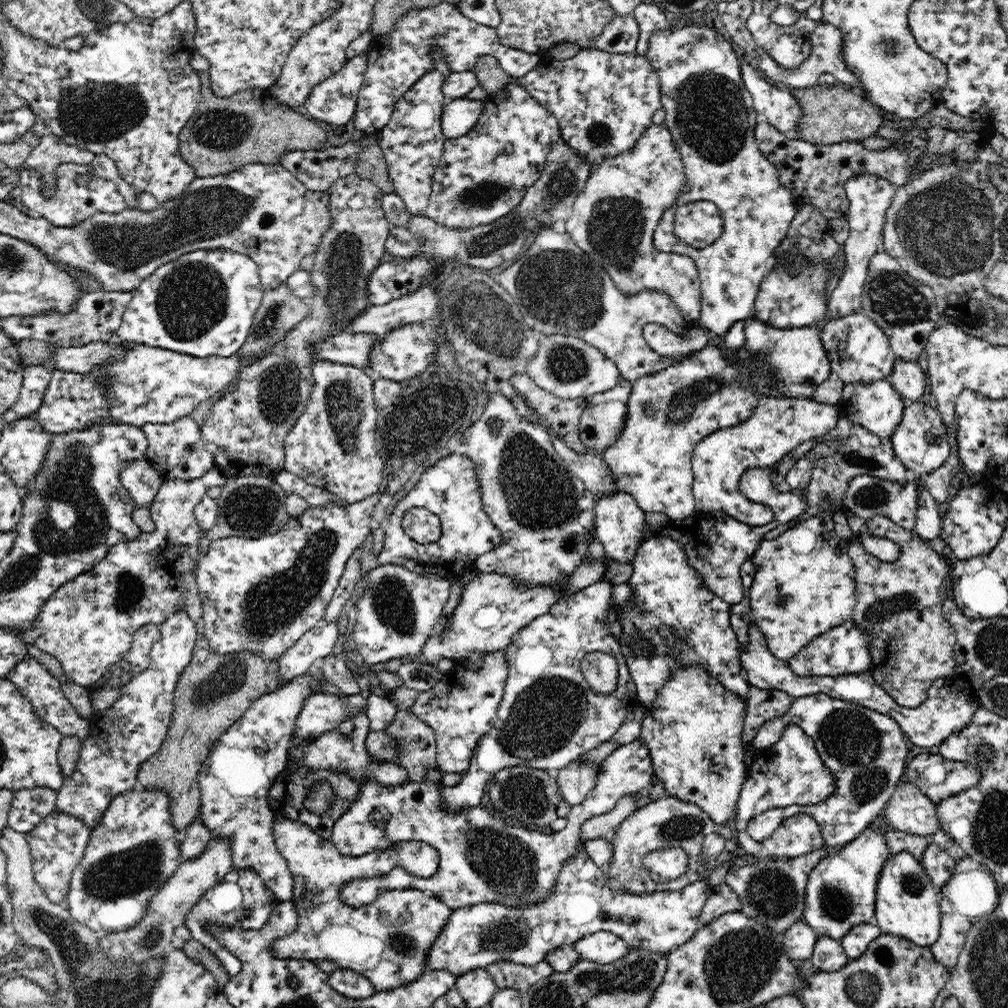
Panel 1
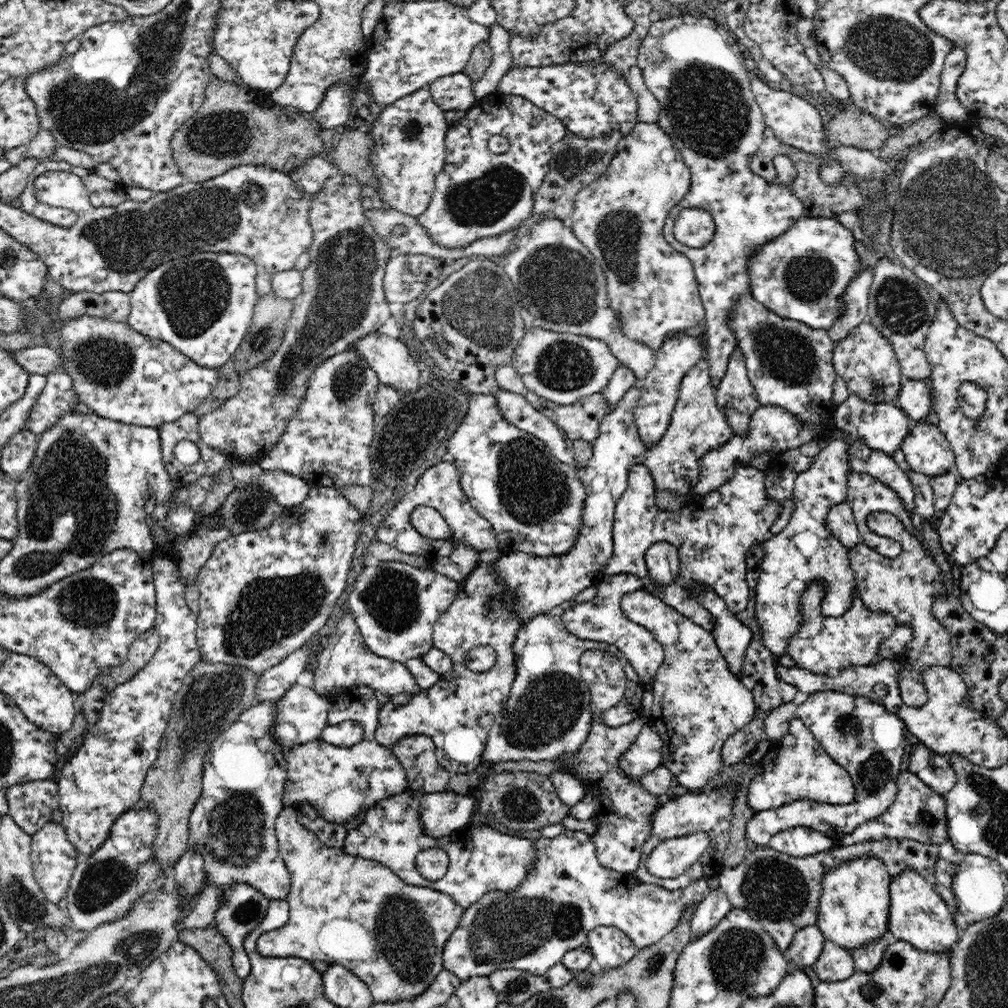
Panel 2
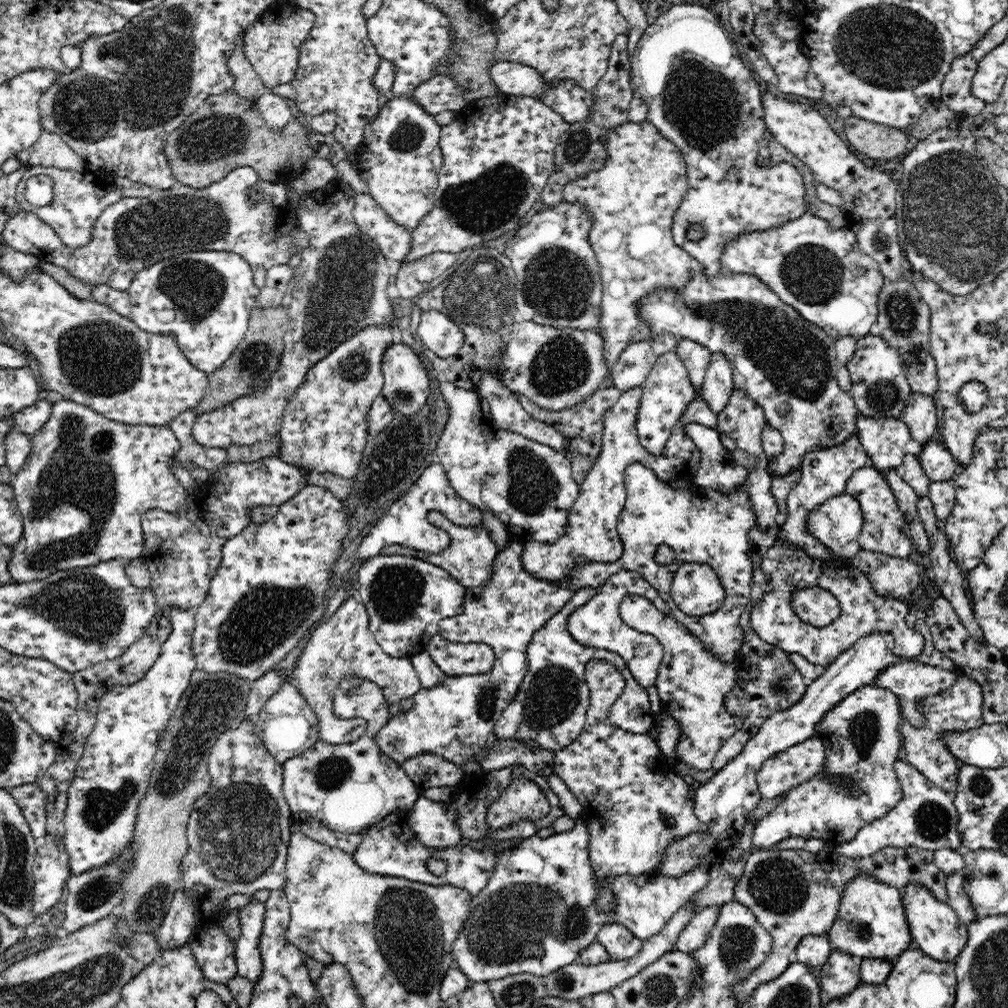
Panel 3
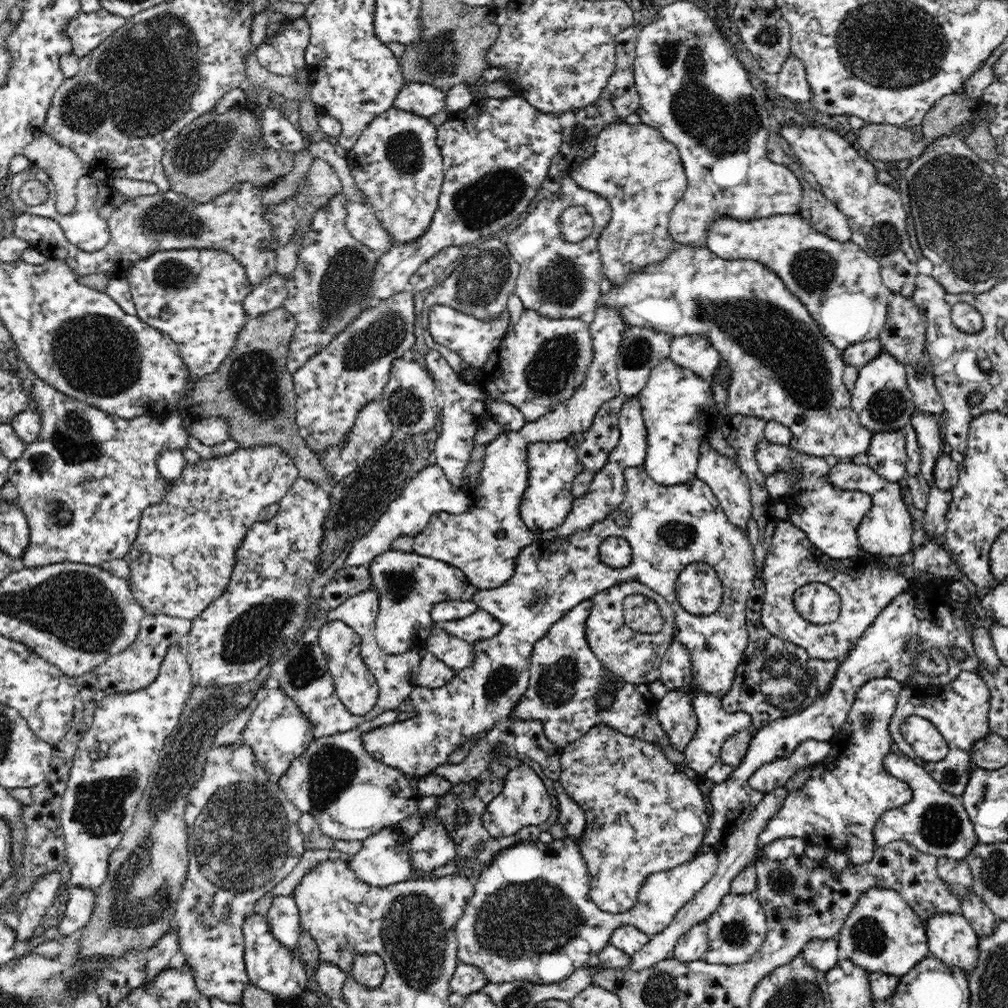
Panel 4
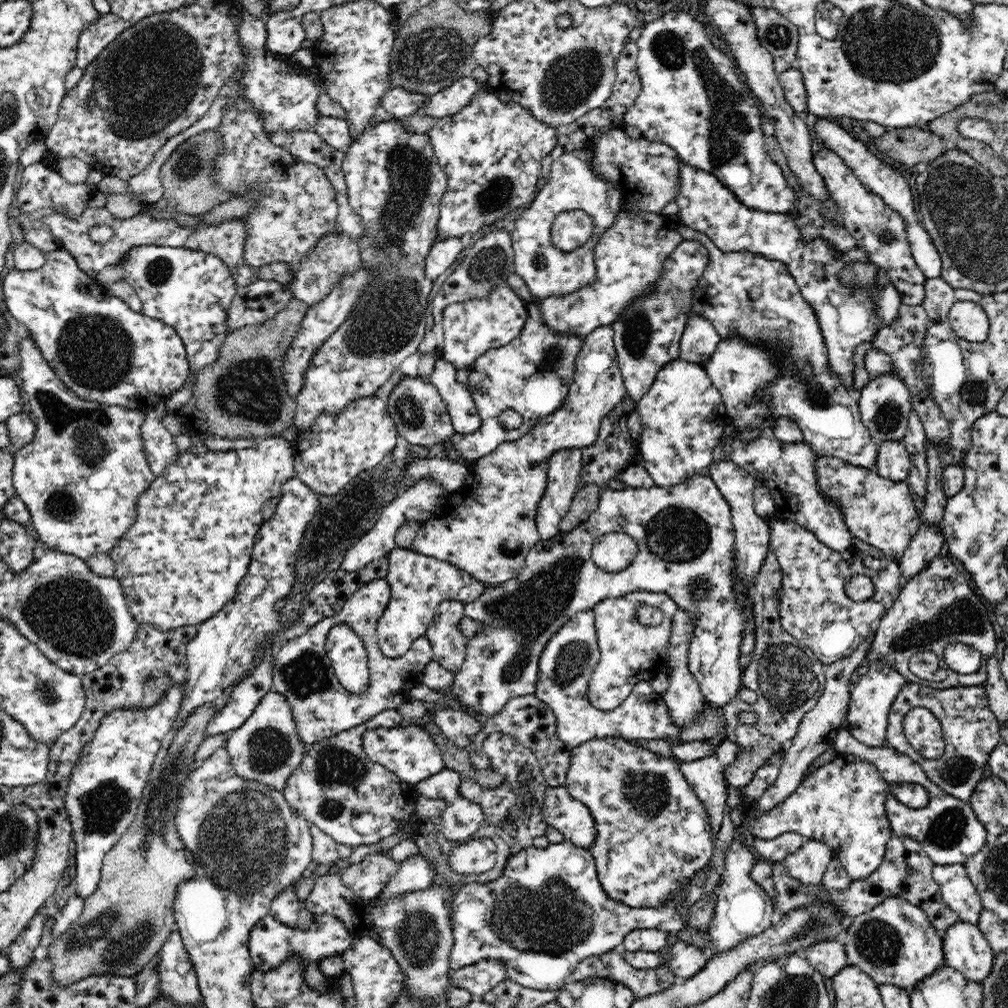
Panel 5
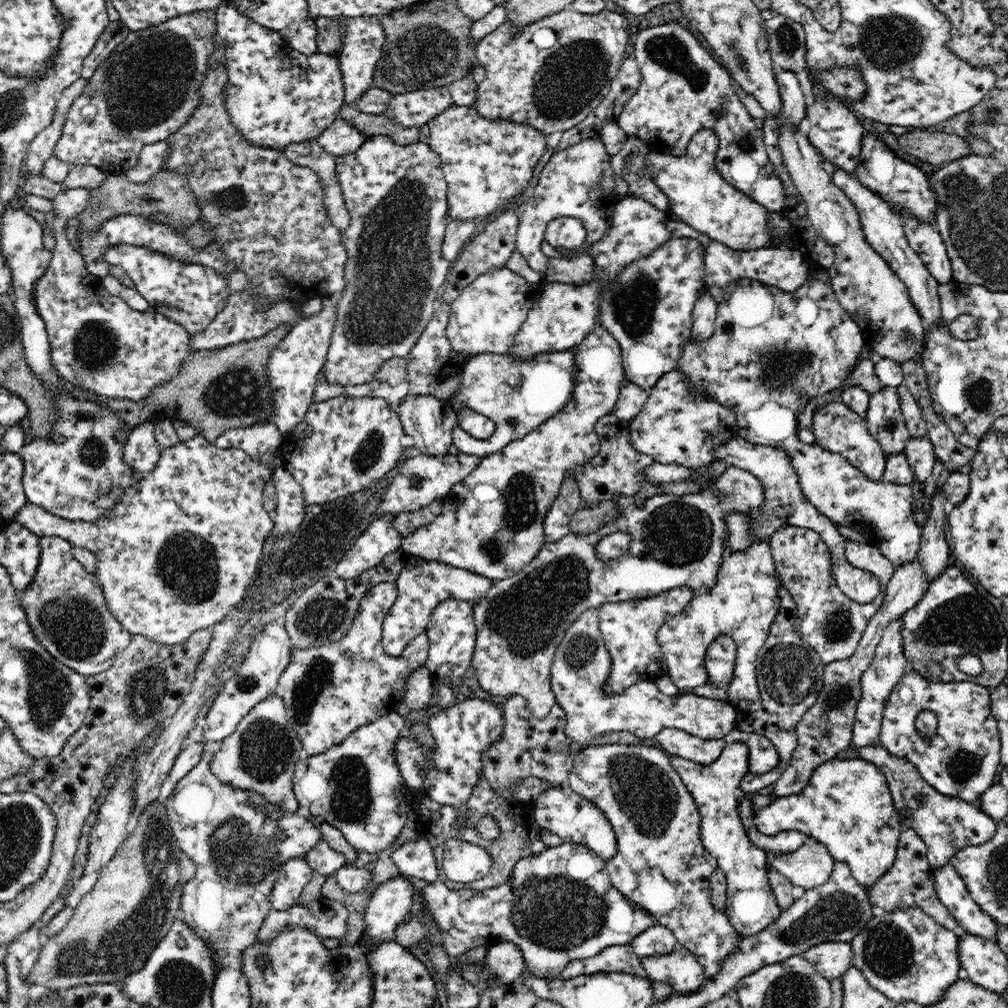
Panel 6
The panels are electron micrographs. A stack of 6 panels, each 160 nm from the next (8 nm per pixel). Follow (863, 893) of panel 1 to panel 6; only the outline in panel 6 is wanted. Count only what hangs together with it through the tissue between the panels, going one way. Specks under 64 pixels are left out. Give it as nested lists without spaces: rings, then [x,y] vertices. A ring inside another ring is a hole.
[[[921,908],[896,909],[894,912],[878,912],[858,931],[849,942],[853,952],[852,962],[876,990],[895,1003],[912,1001],[922,1006],[938,1002],[945,990],[963,974],[958,954],[959,931],[948,930],[928,917]]]

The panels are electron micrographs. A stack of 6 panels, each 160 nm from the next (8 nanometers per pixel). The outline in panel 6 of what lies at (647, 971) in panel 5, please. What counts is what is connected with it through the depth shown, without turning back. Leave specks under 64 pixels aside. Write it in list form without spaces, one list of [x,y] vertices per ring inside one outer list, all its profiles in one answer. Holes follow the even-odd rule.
[[[629,945],[608,946],[600,954],[590,958],[576,959],[568,962],[560,972],[560,979],[568,980],[587,974],[622,973],[646,978],[647,972],[640,957],[634,954]]]

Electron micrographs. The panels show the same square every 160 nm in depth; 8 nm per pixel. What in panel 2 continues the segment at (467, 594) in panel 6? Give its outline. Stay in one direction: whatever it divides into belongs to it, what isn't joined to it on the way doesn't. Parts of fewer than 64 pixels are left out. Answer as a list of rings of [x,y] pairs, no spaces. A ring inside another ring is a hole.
[[[386,561],[377,566],[363,567],[346,606],[355,618],[367,649],[376,656],[403,663],[412,658],[422,659],[433,647],[435,622],[454,602],[459,588],[458,581],[433,568]]]

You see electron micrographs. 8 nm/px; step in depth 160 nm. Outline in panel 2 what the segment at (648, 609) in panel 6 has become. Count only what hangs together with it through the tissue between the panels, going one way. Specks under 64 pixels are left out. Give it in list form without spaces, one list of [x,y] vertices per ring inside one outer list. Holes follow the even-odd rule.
[[[616,574],[605,576],[597,587],[596,596],[592,600],[572,605],[563,612],[561,620],[564,627],[580,639],[590,639],[617,646],[634,667],[641,682],[650,683],[660,665],[663,664],[665,655],[663,646],[648,629],[640,628],[625,620],[620,606],[622,596],[627,592],[644,589],[644,582],[632,574]]]

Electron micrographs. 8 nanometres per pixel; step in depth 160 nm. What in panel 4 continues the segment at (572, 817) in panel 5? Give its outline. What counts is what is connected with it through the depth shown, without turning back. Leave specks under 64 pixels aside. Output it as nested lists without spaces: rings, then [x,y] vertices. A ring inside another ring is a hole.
[[[554,781],[554,789],[556,789],[556,799],[560,807],[558,823],[566,828],[570,837],[578,841],[587,826],[584,810],[565,792],[559,781]]]

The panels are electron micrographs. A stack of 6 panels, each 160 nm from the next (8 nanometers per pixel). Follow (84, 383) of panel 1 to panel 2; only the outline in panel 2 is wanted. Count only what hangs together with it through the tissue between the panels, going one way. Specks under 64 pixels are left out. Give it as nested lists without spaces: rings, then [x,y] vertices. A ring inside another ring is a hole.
[[[55,372],[46,376],[47,383],[32,406],[26,420],[26,430],[37,436],[56,426],[62,416],[68,412],[84,411],[78,395],[72,387],[72,378],[68,374]]]

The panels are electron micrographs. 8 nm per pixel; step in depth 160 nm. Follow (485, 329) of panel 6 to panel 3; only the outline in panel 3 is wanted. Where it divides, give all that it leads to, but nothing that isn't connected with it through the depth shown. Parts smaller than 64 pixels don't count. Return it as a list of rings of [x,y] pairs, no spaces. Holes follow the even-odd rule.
[[[425,311],[417,326],[418,335],[423,344],[434,354],[446,358],[456,354],[458,349],[464,346],[462,329],[456,322],[438,311]]]

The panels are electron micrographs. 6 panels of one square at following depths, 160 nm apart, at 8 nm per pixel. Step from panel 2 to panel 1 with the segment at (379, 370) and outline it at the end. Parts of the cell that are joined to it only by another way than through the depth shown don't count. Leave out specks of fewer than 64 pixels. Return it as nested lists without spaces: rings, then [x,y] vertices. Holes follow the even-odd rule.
[[[342,333],[314,344],[316,361],[336,362],[364,370],[370,364],[369,354],[374,344],[380,342],[378,335],[366,333]]]

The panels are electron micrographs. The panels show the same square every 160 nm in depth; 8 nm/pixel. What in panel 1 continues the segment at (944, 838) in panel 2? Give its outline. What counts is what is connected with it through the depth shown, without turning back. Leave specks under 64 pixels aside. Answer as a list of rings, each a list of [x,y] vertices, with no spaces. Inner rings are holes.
[[[900,782],[886,804],[884,821],[888,829],[930,837],[940,829],[937,814],[937,806],[918,787]]]

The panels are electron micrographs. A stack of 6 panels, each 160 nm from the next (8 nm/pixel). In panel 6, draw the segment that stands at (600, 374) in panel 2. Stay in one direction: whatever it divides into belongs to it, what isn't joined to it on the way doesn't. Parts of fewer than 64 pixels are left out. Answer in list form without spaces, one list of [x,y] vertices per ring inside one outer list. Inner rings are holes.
[[[572,350],[543,352],[537,354],[532,360],[515,360],[510,353],[505,353],[504,355],[482,353],[470,357],[463,369],[463,378],[459,389],[449,400],[450,406],[452,406],[456,414],[460,409],[468,407],[478,414],[487,416],[494,422],[495,432],[490,438],[480,440],[470,437],[457,424],[453,431],[453,445],[459,453],[485,457],[506,448],[508,444],[516,440],[525,438],[545,420],[560,412],[565,403],[571,400],[574,390],[574,366],[575,356]]]

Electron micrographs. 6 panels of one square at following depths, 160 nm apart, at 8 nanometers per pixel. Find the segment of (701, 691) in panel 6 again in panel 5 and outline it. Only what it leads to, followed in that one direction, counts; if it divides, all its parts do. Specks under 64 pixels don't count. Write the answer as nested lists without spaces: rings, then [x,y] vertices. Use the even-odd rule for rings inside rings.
[[[695,474],[686,482],[671,487],[659,487],[654,485],[653,487],[629,487],[626,490],[610,490],[609,488],[602,489],[597,509],[592,512],[592,514],[589,514],[589,517],[584,522],[581,522],[571,531],[560,531],[556,536],[552,536],[552,538],[541,538],[528,551],[524,568],[519,572],[517,578],[512,578],[507,582],[504,582],[502,585],[486,587],[484,592],[474,602],[464,604],[465,615],[478,622],[482,622],[484,628],[478,632],[478,636],[474,636],[474,638],[468,642],[464,662],[462,663],[460,670],[455,672],[453,675],[453,685],[450,690],[452,696],[454,696],[456,700],[460,700],[460,704],[462,704],[466,709],[469,709],[472,713],[475,713],[476,715],[492,716],[498,714],[508,700],[512,700],[512,698],[516,696],[534,695],[536,692],[540,655],[542,654],[546,643],[555,635],[555,632],[565,622],[568,622],[577,612],[593,609],[596,604],[603,601],[605,598],[618,598],[619,596],[631,592],[648,591],[668,594],[679,608],[693,614],[695,625],[688,645],[688,668],[691,670],[693,677],[697,680],[699,689],[702,691],[705,700],[714,703],[719,707],[723,707],[728,701],[731,701],[732,698],[739,694],[742,673],[740,670],[740,644],[742,644],[742,636],[744,636],[744,630],[746,630],[744,624],[746,624],[746,620],[748,620],[748,613],[746,613],[744,605],[738,601],[738,598],[740,598],[740,591],[734,589],[734,584],[737,582],[737,580],[735,580],[736,574],[734,571],[734,568],[736,568],[734,540],[735,530],[733,522],[731,521],[731,508],[729,502],[719,491],[715,481],[709,476]],[[610,532],[626,532],[626,534],[630,535],[637,542],[638,552],[636,553],[636,556],[634,556],[632,564],[626,566],[624,570],[608,572],[602,570],[599,566],[596,566],[590,561],[596,538],[598,538],[598,536],[604,536],[604,534],[610,534]],[[701,584],[706,585],[706,592],[704,592],[704,594],[695,594],[695,590]]]

